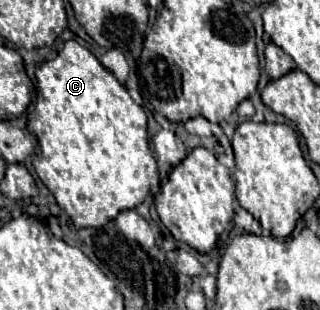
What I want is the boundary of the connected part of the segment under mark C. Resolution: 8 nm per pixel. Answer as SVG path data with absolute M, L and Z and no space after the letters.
M75 40L65 42L57 58L45 62L35 76L37 99L32 112L35 116L28 121L27 129L39 140L41 160L33 166L57 204L71 216L77 228L103 226L109 220L115 220L121 210L137 208L149 194L153 178L157 178L157 162L149 148L147 116L143 108L137 106L127 88Z

